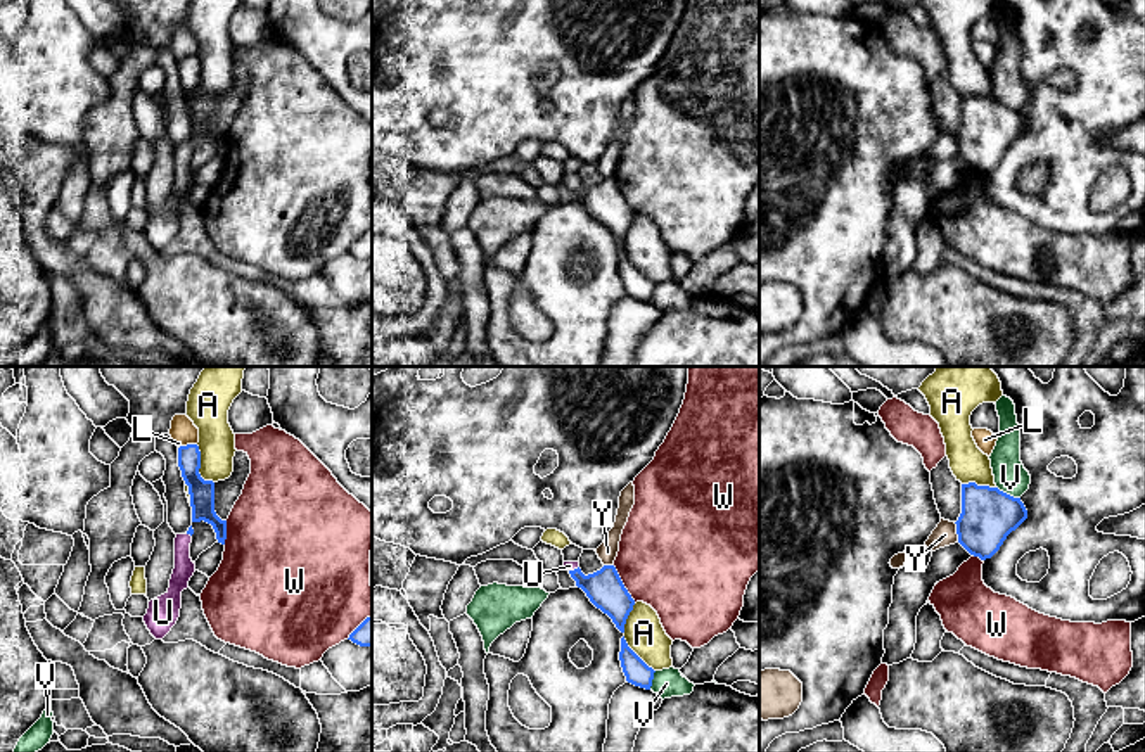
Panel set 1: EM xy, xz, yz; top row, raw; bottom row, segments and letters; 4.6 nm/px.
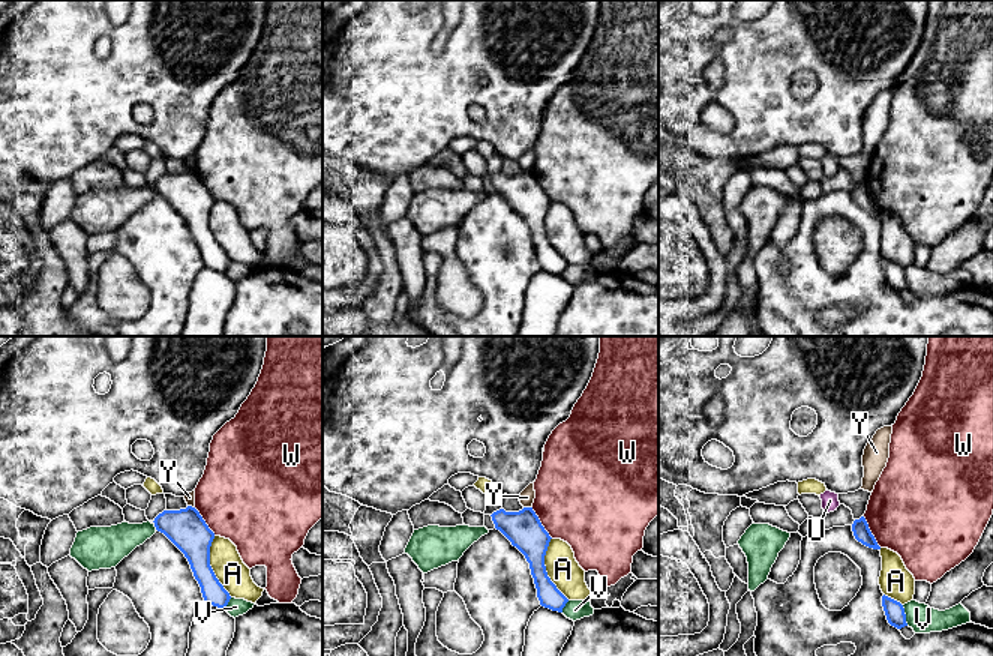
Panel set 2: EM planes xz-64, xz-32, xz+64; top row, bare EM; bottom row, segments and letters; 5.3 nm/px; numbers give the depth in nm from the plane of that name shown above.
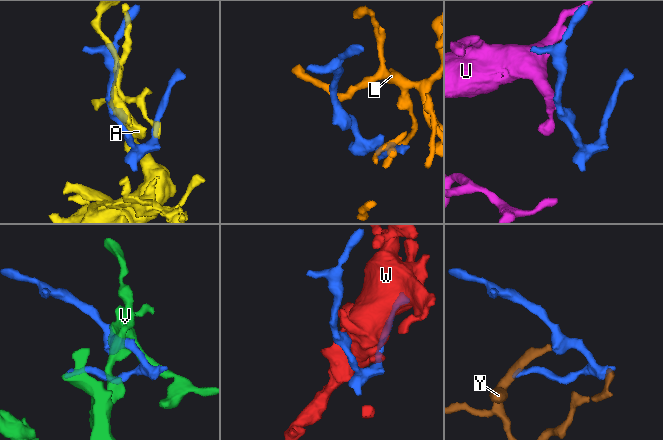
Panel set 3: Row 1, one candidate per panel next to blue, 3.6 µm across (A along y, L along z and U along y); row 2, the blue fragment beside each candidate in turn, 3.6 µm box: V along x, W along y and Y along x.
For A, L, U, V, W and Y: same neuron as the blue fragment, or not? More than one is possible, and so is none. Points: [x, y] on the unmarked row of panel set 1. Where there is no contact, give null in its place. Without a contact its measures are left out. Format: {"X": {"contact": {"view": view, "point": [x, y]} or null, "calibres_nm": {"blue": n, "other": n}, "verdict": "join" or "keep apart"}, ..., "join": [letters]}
{"A": {"contact": {"view": "xy", "point": [199, 80]}, "calibres_nm": {"blue": 120, "other": 180}, "verdict": "keep apart"}, "L": {"contact": {"view": "xy", "point": [187, 57]}, "calibres_nm": {"blue": 120, "other": 120}, "verdict": "keep apart"}, "U": {"contact": {"view": "xz", "point": [575, 182]}, "calibres_nm": {"blue": 170, "other": 50}, "verdict": "join"}, "V": {"contact": {"view": "yz", "point": [1009, 108]}, "calibres_nm": {"blue": 260, "other": 150}, "verdict": "keep apart"}, "W": {"contact": {"view": "xz", "point": [621, 196]}, "calibres_nm": {"blue": 170, "other": 460}, "verdict": "keep apart"}, "Y": {"contact": {"view": "yz", "point": [957, 146]}, "calibres_nm": {"blue": 260, "other": 110}, "verdict": "keep apart"}, "join": ["U"]}

